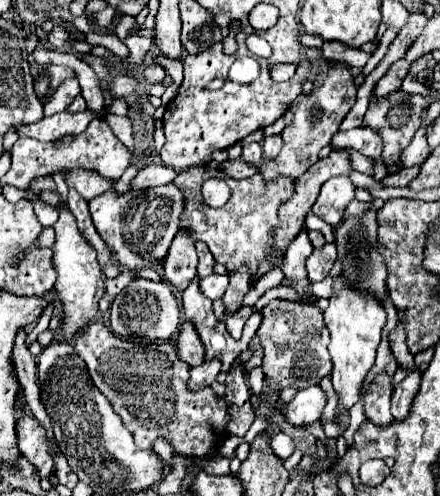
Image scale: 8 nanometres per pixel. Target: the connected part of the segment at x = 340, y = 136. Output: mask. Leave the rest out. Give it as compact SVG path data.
M358 126L354 130L348 130L348 132L342 132L338 130L330 144L334 148L354 148L366 156L372 156L372 158L378 158L380 160L380 154L382 154L382 138L380 138L380 132L376 132L374 128L368 128L368 126Z

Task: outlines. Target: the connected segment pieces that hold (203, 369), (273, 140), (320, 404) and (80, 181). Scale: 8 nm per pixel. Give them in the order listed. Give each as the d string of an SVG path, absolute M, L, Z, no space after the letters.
M206 360L206 362L202 362L200 366L192 368L192 370L190 370L190 388L196 390L196 388L210 386L210 384L216 380L220 368L222 368L220 360Z
M276 134L276 136L264 138L262 140L262 148L264 148L264 158L274 160L280 154L280 148L282 148L282 136Z
M318 384L308 386L306 390L300 390L286 406L286 420L290 424L310 424L314 420L320 420L322 410L326 406L326 392L320 390Z
M77 169L70 172L68 184L76 188L86 200L92 200L104 192L114 192L116 181L109 182L94 171Z

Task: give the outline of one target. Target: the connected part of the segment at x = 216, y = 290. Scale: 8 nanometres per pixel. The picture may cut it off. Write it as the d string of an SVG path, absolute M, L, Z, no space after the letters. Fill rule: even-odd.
M210 274L208 278L200 280L200 288L208 298L216 300L216 298L222 298L222 294L228 286L228 280L230 280L228 274Z

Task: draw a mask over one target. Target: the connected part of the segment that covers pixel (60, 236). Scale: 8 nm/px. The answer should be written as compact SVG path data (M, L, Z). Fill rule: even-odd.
M58 208L60 216L56 224L52 226L56 232L56 242L52 246L52 264L58 272L58 280L54 290L58 292L58 298L64 308L64 338L72 340L76 332L80 332L88 322L92 322L98 314L98 300L104 294L104 280L102 280L102 268L96 260L96 248L88 244L88 240L80 234L76 226L76 218L72 216L70 208Z

